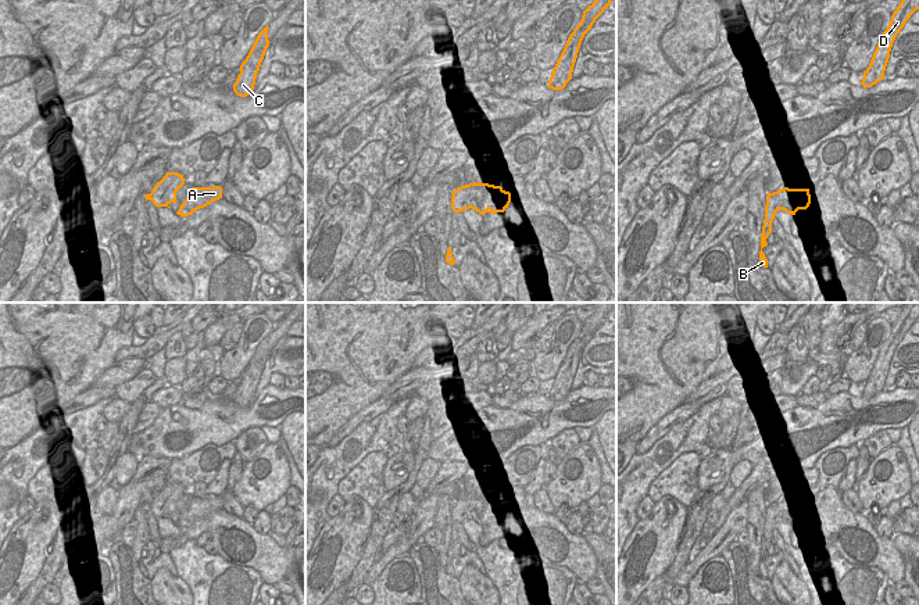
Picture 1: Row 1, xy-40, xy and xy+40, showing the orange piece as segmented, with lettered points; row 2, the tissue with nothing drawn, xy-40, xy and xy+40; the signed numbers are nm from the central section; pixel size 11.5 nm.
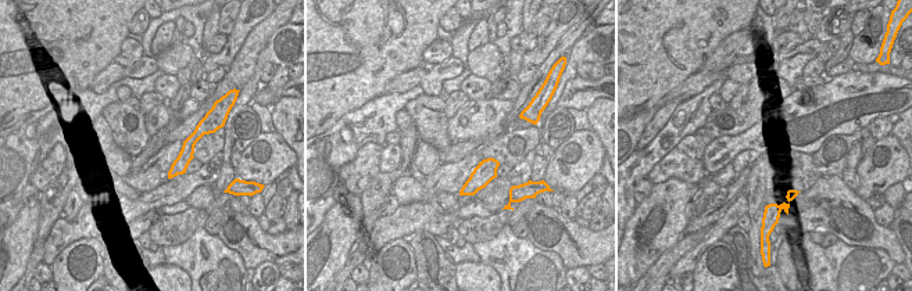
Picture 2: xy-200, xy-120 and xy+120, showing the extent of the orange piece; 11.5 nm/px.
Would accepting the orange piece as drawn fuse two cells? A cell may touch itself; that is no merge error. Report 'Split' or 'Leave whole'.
Split

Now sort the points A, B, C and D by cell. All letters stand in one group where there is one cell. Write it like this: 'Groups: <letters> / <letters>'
Groups: A / B C D

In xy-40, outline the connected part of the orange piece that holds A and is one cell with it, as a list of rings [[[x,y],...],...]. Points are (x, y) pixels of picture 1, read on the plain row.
[[[192,498],[187,512],[179,518],[178,526],[189,527],[194,522],[207,518],[212,512],[222,509],[222,498]]]

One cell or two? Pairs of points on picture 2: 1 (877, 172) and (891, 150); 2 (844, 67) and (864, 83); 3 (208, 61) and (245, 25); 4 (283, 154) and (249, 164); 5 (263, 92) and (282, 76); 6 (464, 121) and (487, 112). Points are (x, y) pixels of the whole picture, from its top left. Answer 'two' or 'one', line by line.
1: one
2: two
3: one
4: one
5: two
6: one

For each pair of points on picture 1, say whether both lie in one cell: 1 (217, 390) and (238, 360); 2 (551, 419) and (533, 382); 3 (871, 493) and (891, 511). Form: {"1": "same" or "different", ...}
{"1": "different", "2": "different", "3": "different"}

